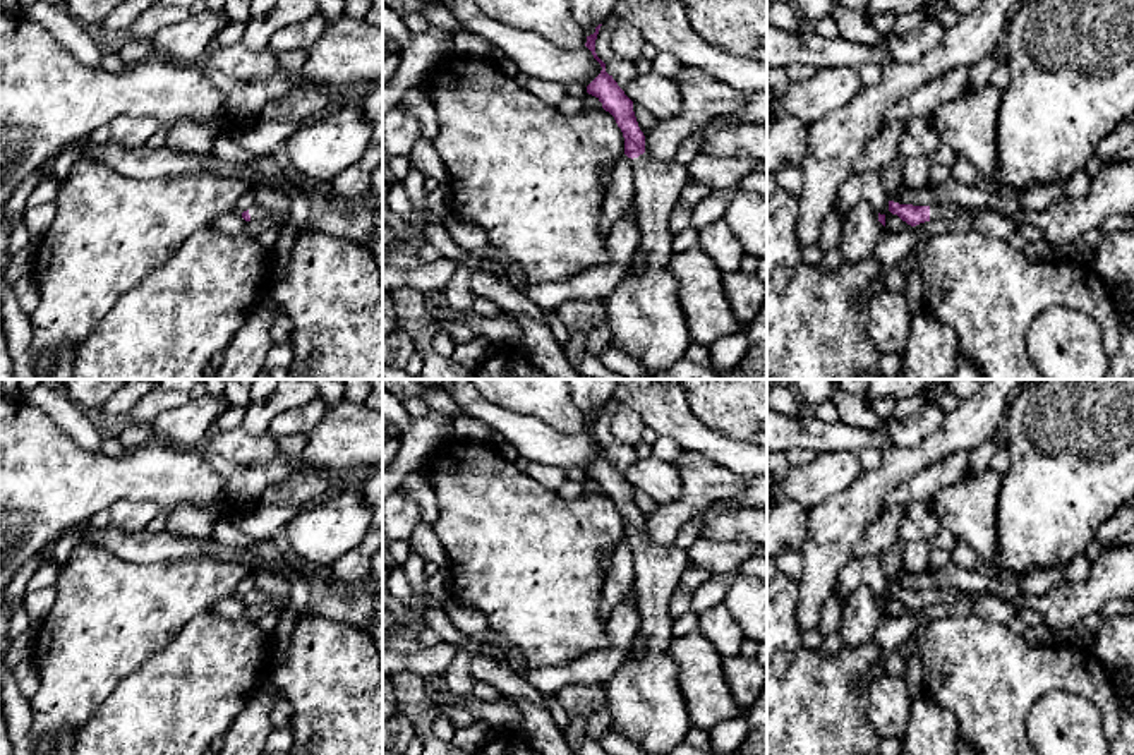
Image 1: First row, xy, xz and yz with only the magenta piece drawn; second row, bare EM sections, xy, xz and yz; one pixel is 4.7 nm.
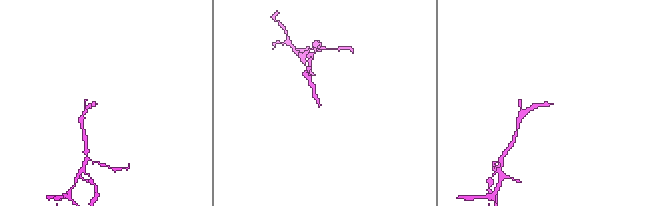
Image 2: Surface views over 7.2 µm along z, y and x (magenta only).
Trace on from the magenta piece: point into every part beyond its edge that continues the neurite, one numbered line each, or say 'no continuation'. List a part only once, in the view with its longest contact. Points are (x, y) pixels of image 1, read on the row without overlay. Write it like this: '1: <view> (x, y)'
1: xz (644, 699)

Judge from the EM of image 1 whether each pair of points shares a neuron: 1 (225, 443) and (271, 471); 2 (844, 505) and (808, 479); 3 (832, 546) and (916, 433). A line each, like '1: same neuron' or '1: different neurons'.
1: different neurons
2: different neurons
3: different neurons

